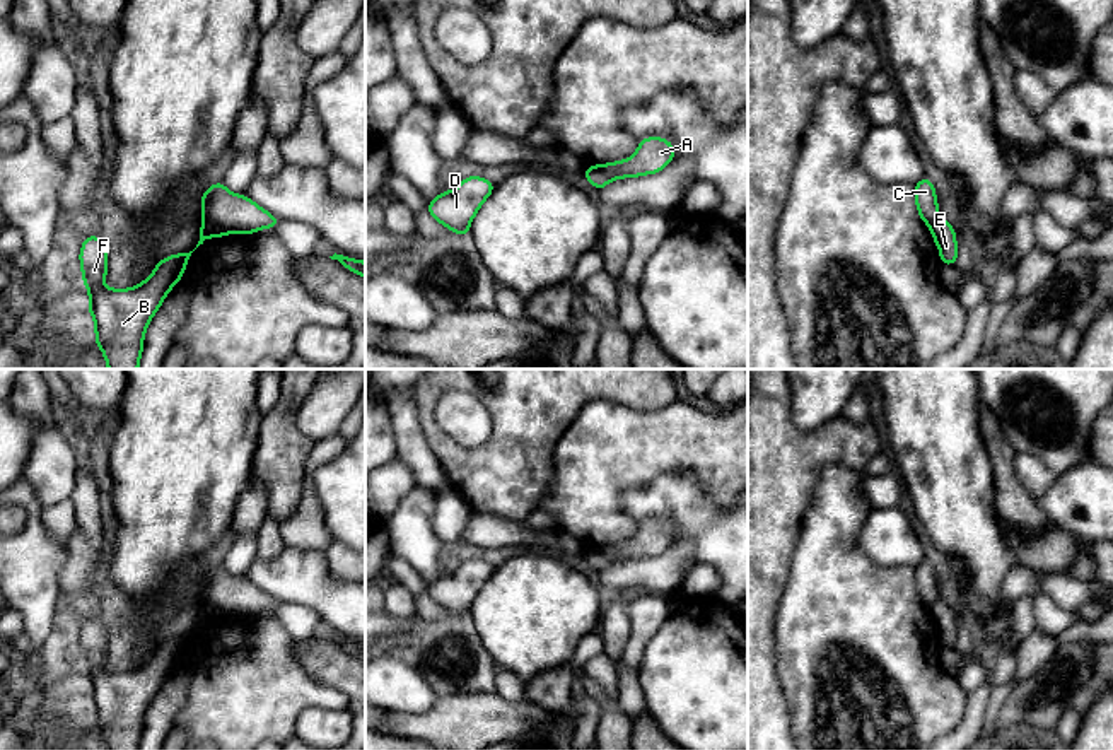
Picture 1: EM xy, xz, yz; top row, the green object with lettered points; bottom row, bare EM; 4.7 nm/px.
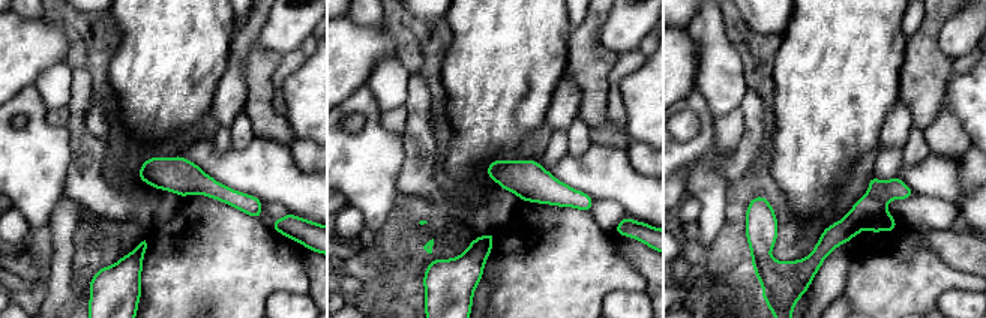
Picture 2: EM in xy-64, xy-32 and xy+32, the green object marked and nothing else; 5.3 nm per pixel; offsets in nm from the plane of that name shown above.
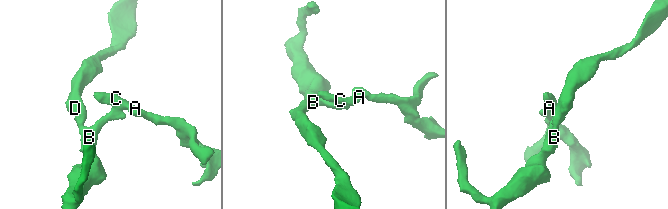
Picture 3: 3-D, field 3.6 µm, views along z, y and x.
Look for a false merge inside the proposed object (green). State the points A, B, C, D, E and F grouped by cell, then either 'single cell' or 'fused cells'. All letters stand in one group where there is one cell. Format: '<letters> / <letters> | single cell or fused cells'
A C / B D E F | fused cells

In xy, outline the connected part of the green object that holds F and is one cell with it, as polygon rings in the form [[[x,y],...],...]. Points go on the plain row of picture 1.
[[[87,618],[80,630],[84,670],[89,673],[87,692],[94,700],[96,728],[108,750],[138,750],[145,712],[179,665],[193,634],[159,642],[152,658],[130,671],[108,671],[108,632],[97,618]]]

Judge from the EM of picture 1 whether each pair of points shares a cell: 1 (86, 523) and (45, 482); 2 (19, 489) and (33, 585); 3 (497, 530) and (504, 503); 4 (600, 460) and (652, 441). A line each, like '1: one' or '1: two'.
1: two
2: one
3: two
4: one

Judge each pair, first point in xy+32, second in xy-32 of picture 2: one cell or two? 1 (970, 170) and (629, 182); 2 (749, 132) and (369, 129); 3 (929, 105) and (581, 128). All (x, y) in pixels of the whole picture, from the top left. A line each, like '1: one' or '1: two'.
1: two
2: two
3: two

